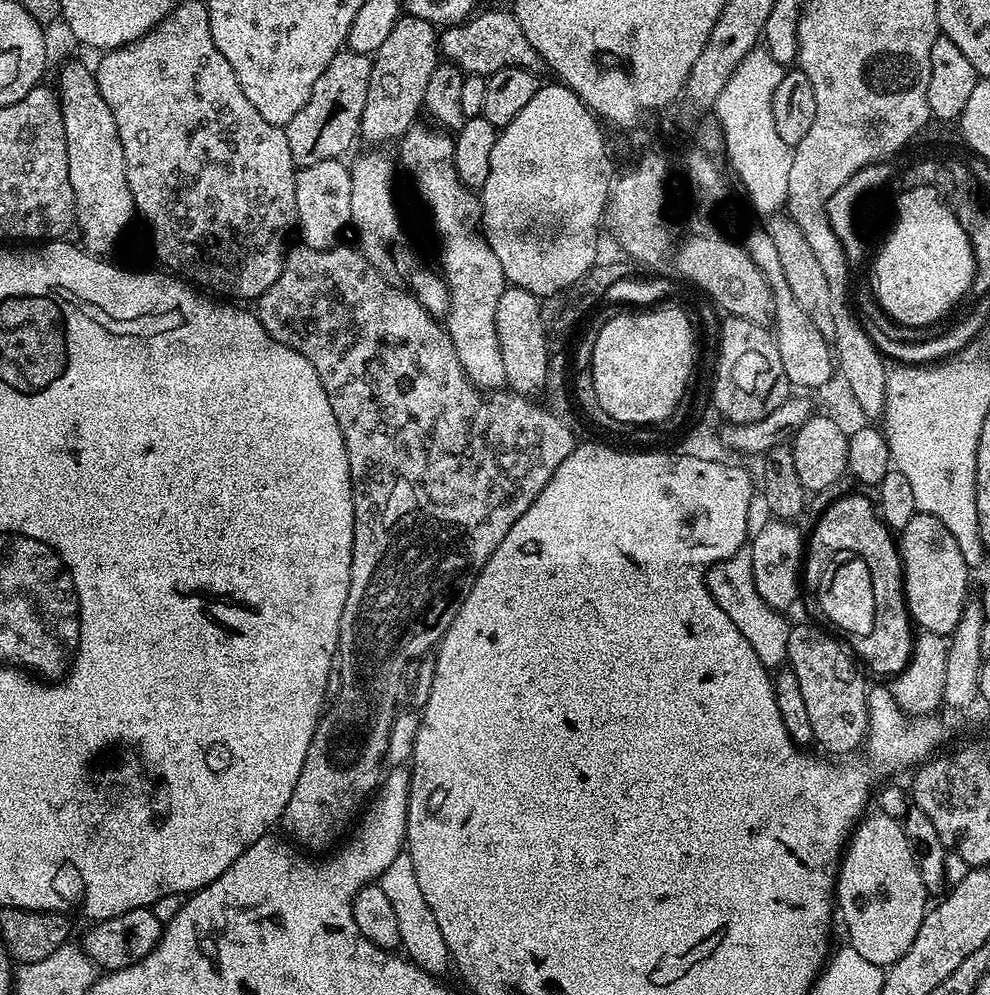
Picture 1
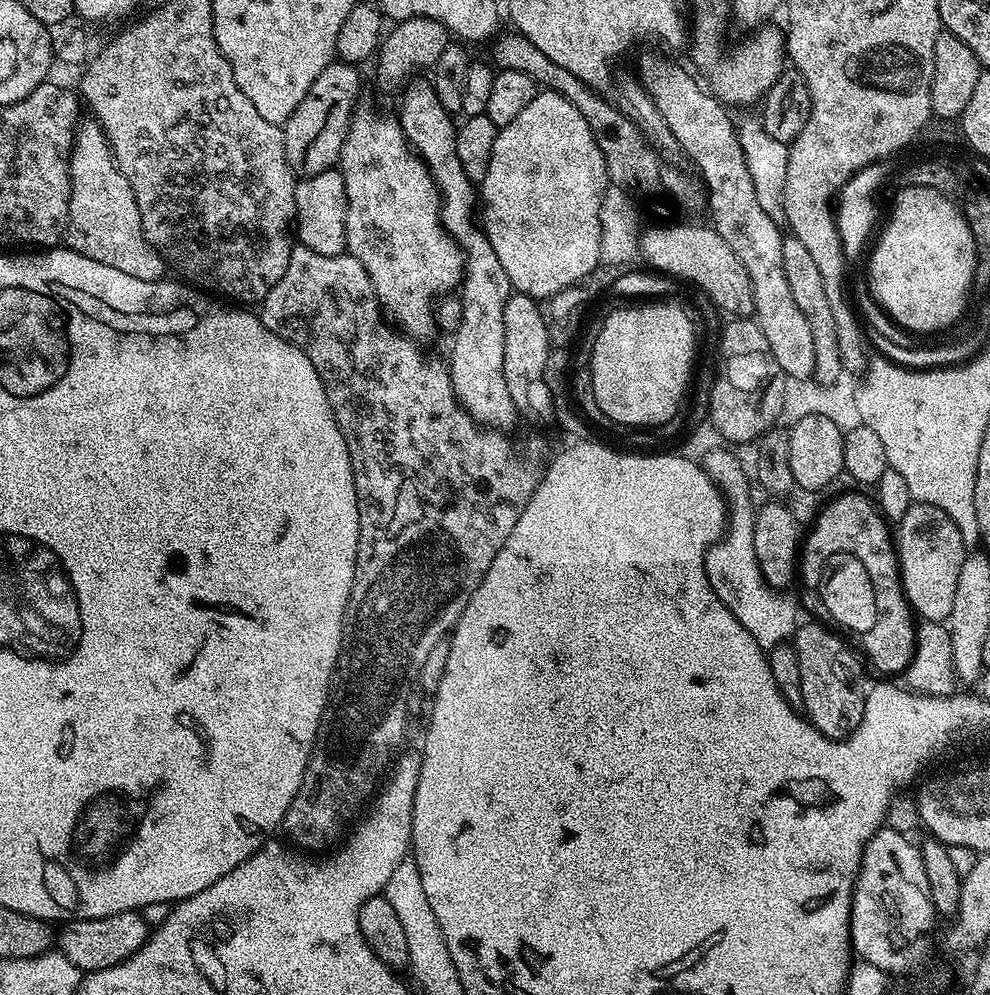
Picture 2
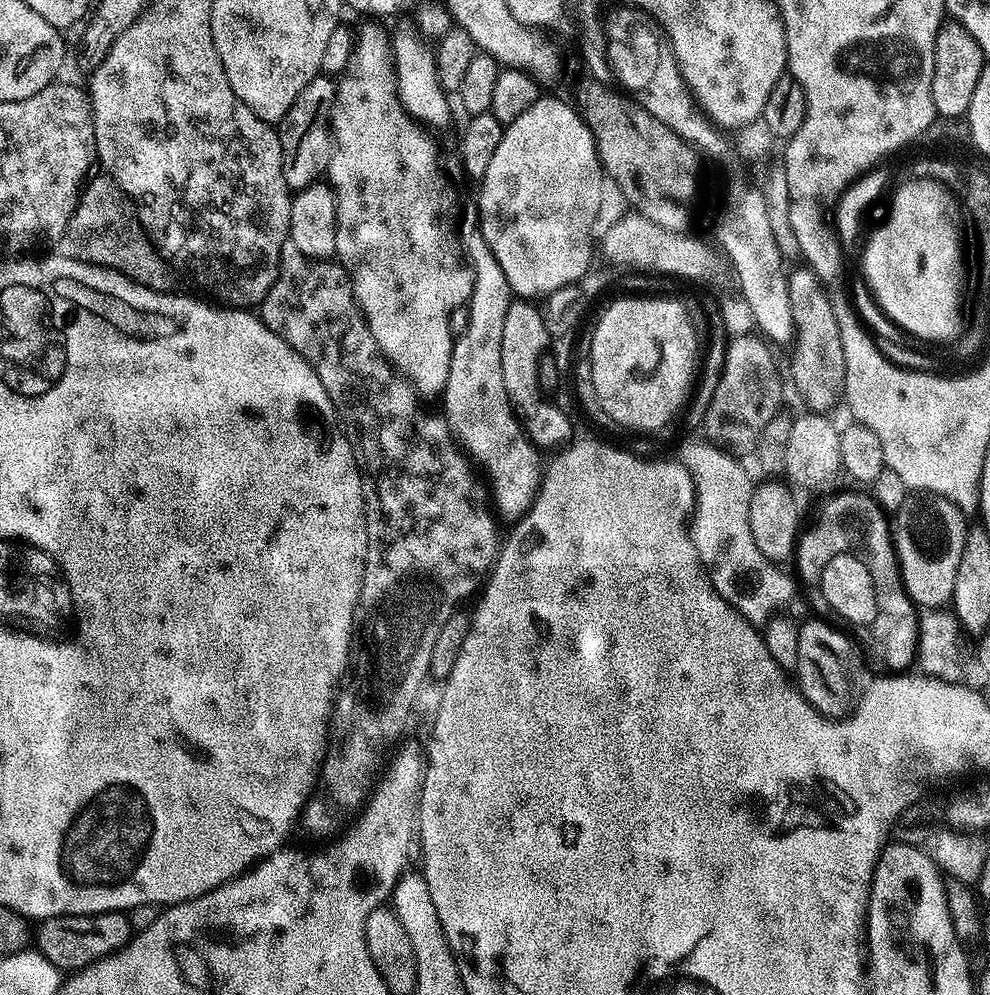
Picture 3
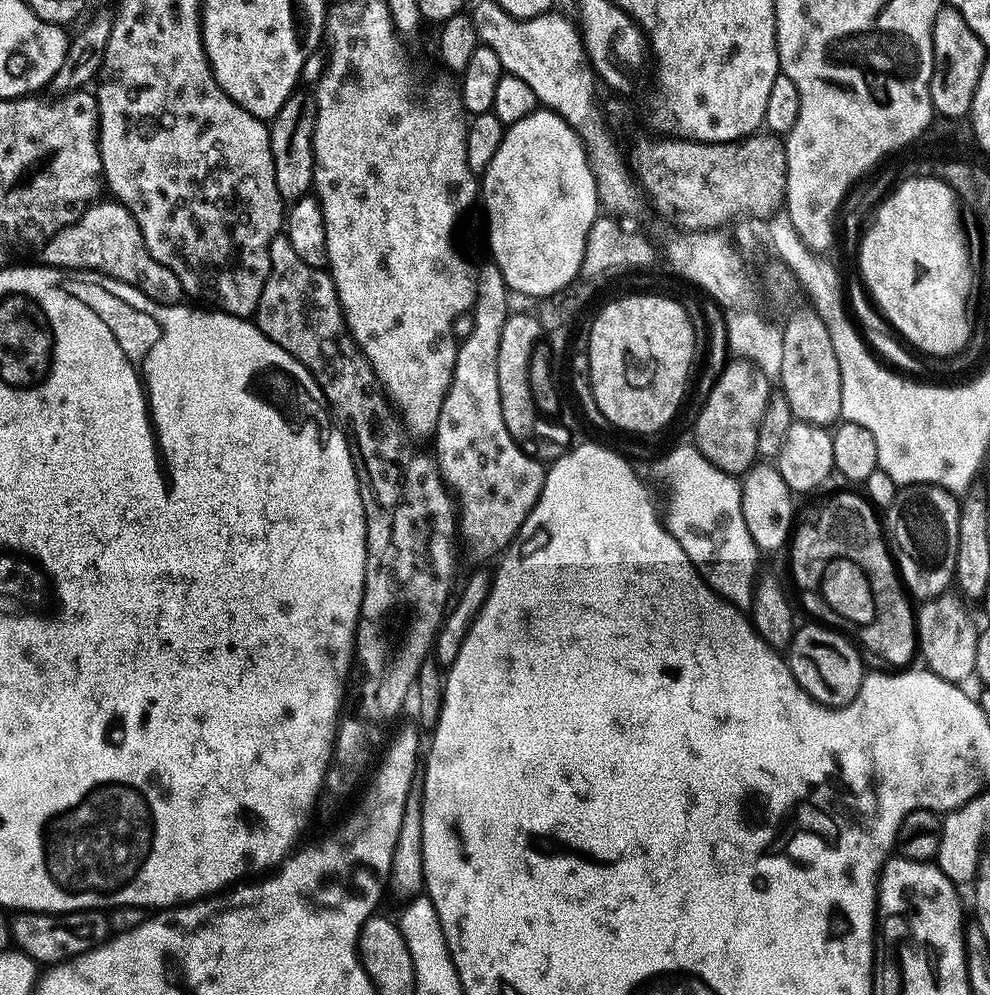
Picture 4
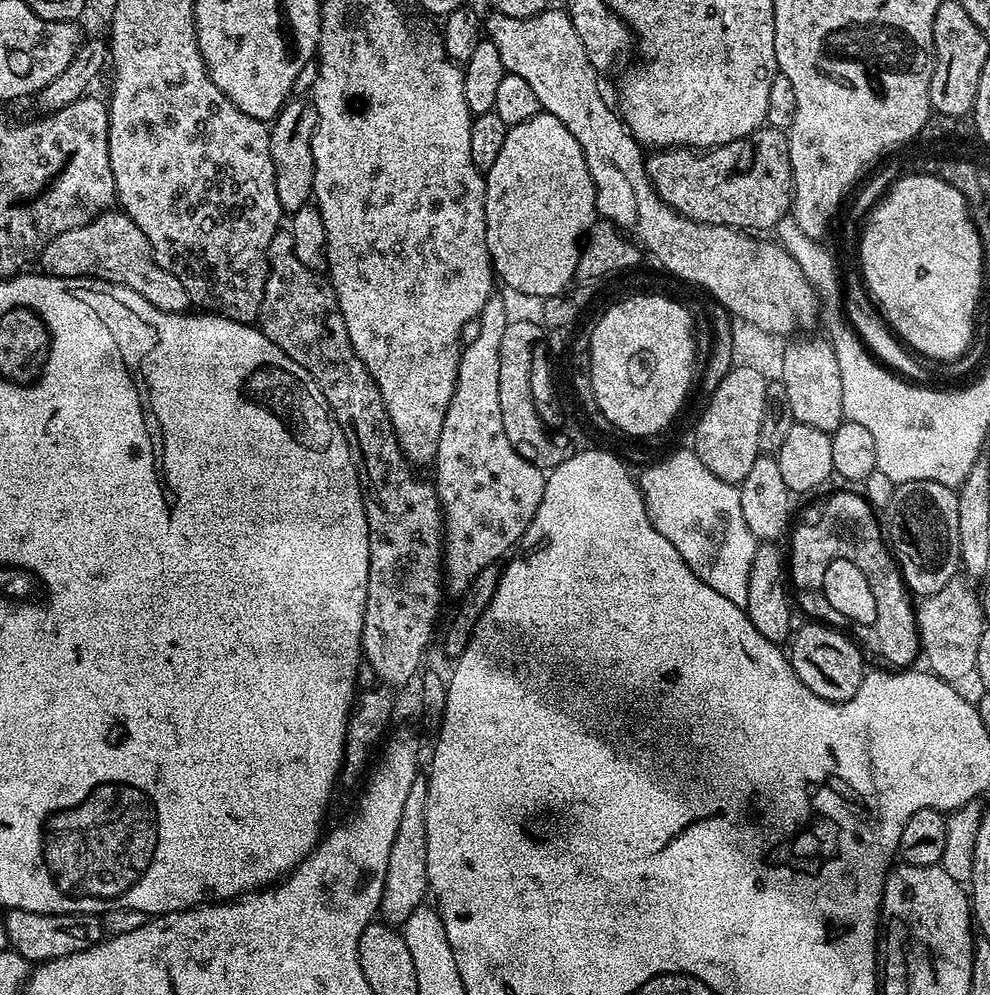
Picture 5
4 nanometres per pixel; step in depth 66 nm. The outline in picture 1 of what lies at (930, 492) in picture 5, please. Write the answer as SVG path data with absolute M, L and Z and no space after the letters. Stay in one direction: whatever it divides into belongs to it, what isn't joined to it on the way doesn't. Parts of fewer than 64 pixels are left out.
M917 512L904 528L899 529L898 547L904 564L904 597L915 627L945 638L951 637L970 596L970 569L966 558L962 558L962 550L958 550L958 542L954 542L954 534L950 534L938 518Z

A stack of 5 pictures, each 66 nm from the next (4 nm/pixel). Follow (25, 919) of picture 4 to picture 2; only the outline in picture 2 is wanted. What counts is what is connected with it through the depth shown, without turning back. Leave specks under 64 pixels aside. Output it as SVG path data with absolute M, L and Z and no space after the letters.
M136 910L110 914L102 918L70 920L61 928L64 929L58 932L58 951L70 958L70 962L74 962L74 966L78 966L84 974L118 966L118 962L133 956L147 942L150 935L150 925Z

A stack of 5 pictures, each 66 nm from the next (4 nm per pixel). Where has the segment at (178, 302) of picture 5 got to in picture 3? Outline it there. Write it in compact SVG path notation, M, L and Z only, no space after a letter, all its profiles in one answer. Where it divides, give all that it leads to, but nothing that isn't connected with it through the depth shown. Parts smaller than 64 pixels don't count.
M93 175L85 183L80 193L80 203L76 205L74 214L58 241L59 251L75 260L120 272L150 290L173 291L177 287L177 273L148 241L148 235L136 216L136 207L126 193L113 182L111 176L99 175Z

